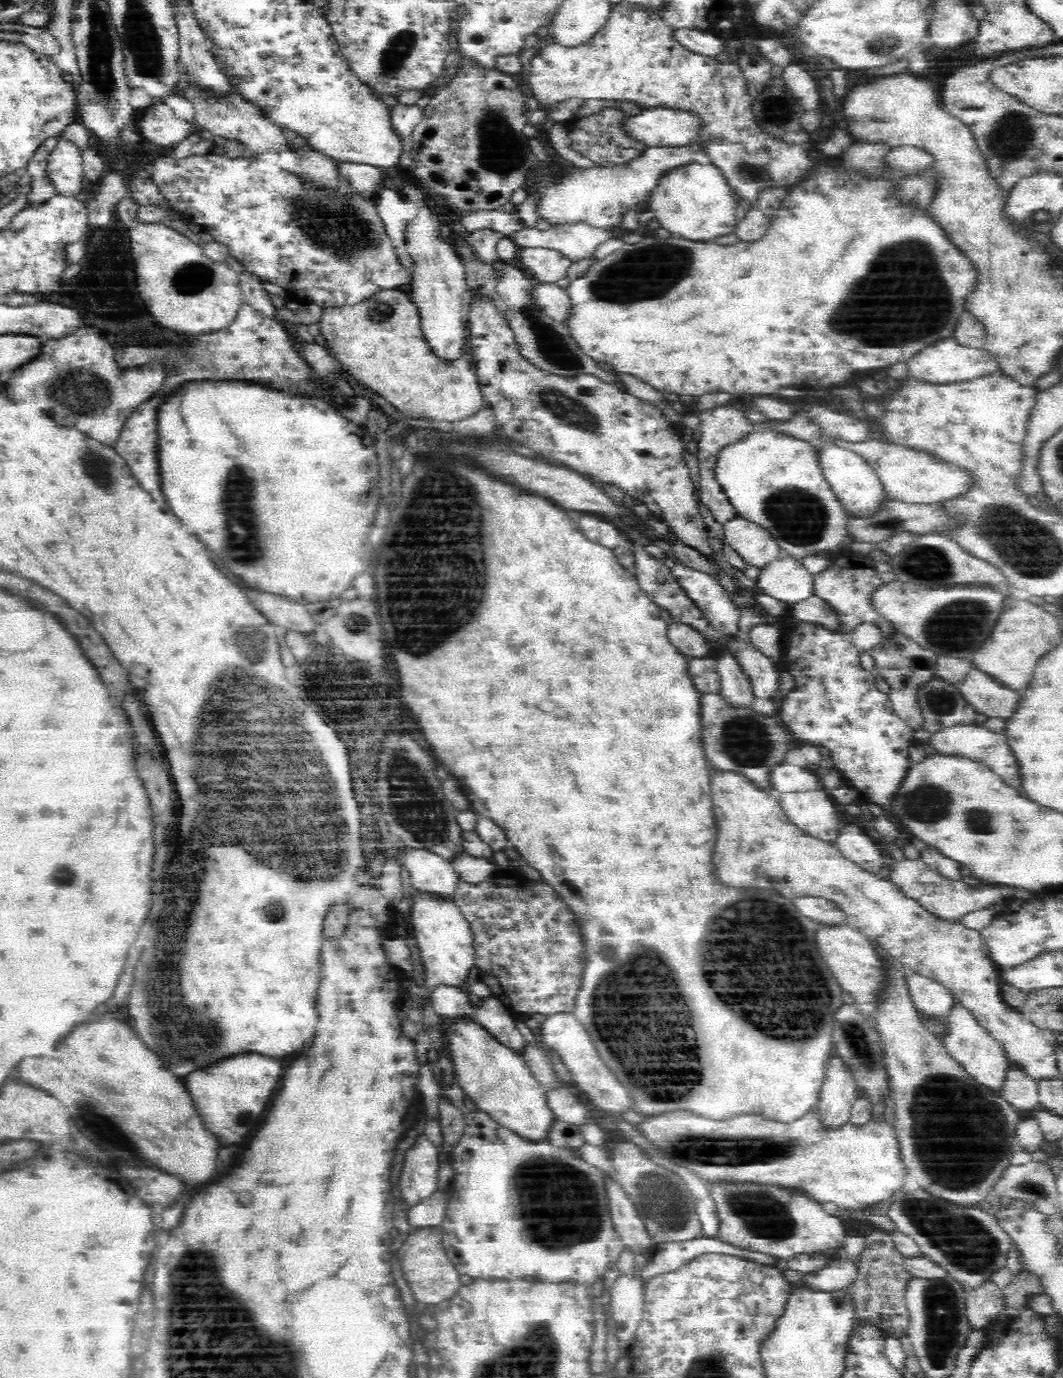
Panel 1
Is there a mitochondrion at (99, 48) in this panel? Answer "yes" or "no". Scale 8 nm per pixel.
yes

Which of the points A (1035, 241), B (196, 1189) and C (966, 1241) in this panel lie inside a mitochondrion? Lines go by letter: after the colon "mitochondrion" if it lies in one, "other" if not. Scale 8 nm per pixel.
A: mitochondrion
B: other
C: mitochondrion

